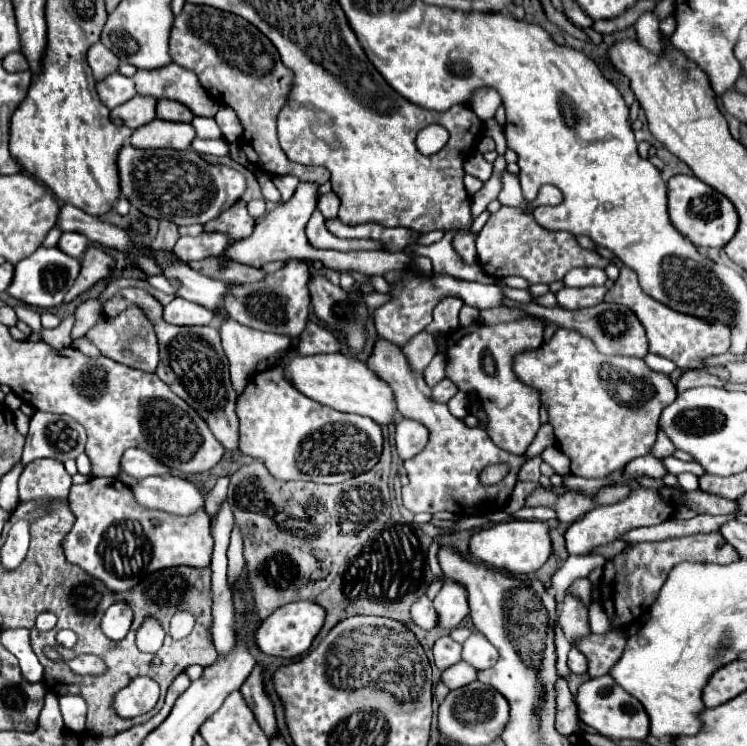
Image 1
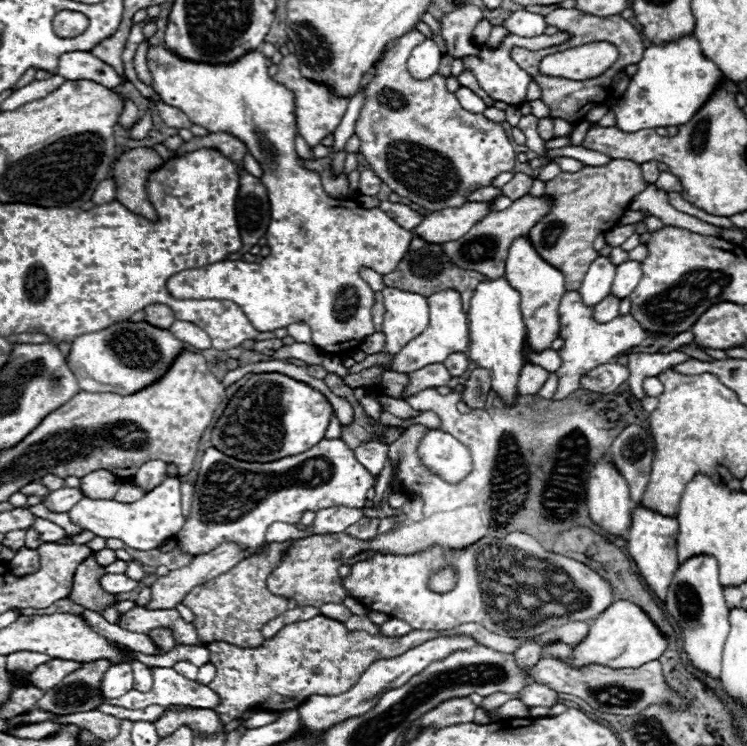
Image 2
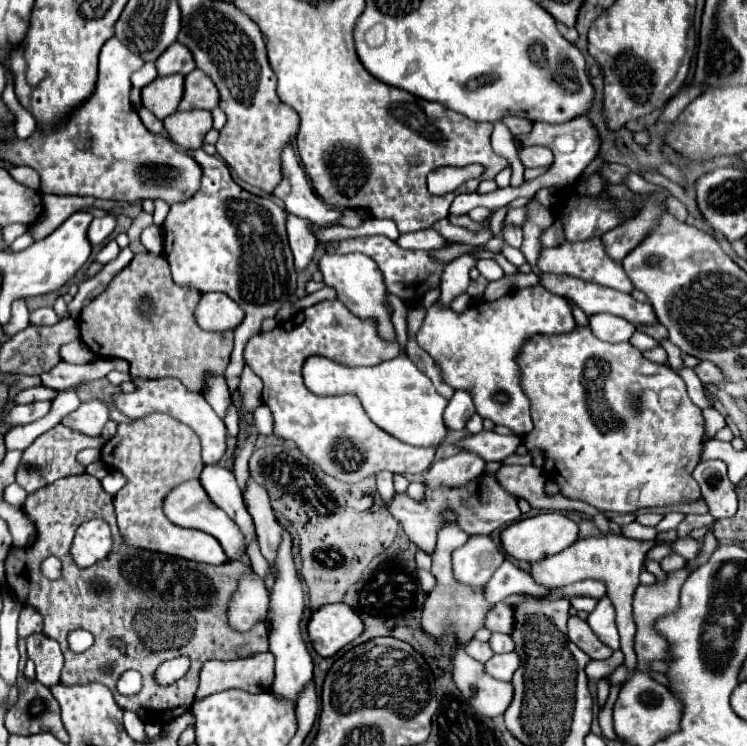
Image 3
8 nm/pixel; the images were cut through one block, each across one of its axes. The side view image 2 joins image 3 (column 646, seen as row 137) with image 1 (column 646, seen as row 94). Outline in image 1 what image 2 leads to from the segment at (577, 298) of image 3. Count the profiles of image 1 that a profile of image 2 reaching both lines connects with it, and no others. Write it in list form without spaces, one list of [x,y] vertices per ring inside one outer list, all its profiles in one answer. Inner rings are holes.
[[[626,266],[620,268],[620,276],[614,282],[614,286],[606,292],[604,302],[622,304],[622,306],[634,310],[634,314],[638,314],[638,320],[646,328],[648,350],[652,354],[660,354],[660,356],[676,362],[678,368],[702,368],[702,358],[728,352],[728,348],[730,348],[728,326],[722,326],[720,322],[710,326],[710,322],[702,322],[702,318],[690,318],[686,314],[678,314],[678,312],[670,310],[668,306],[656,302],[654,298],[650,298],[646,292],[640,290],[634,270],[630,270]]]

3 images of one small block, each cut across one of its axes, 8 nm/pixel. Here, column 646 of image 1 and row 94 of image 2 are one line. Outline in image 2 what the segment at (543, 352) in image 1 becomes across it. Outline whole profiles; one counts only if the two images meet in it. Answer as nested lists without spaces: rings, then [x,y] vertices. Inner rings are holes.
[[[412,28],[406,32],[394,48],[386,52],[386,58],[378,64],[378,74],[366,88],[366,104],[356,124],[356,136],[360,138],[360,154],[370,162],[372,170],[382,178],[392,192],[408,198],[410,202],[426,208],[428,212],[444,210],[446,206],[462,206],[468,202],[468,194],[476,188],[488,186],[500,172],[508,172],[516,164],[516,152],[502,128],[502,124],[464,110],[456,96],[446,90],[446,78],[434,74],[430,80],[414,80],[406,70],[406,60],[418,42],[426,36]]]

